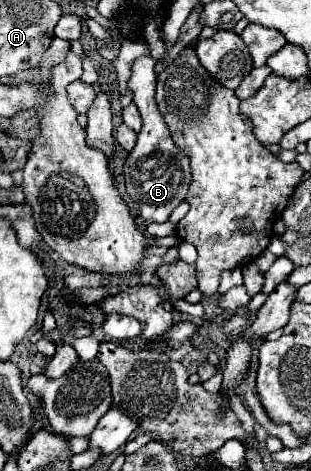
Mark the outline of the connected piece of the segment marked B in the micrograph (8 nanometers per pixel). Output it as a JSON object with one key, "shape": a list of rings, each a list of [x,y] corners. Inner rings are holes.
{"shape":[[[145,56],[137,58],[131,66],[131,78],[129,78],[129,90],[133,92],[133,102],[137,104],[143,128],[137,134],[137,144],[129,152],[125,160],[125,182],[127,182],[127,194],[139,204],[139,212],[145,218],[145,222],[167,222],[169,214],[185,200],[187,188],[191,182],[191,170],[189,170],[189,158],[183,154],[171,140],[169,128],[157,110],[155,104],[155,60]]]}

